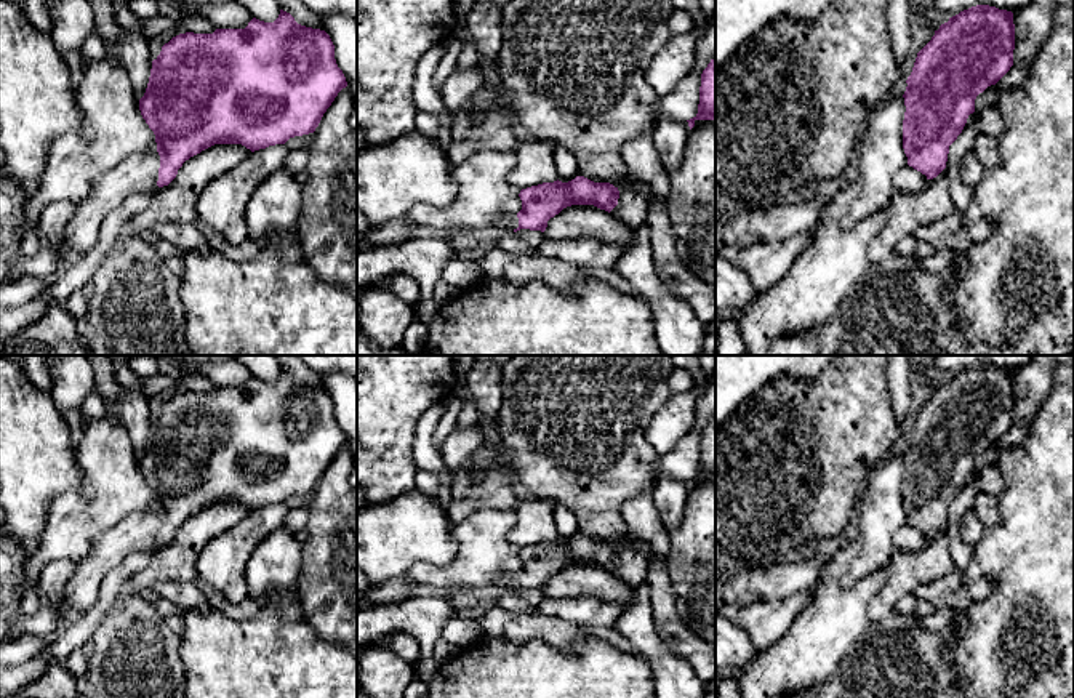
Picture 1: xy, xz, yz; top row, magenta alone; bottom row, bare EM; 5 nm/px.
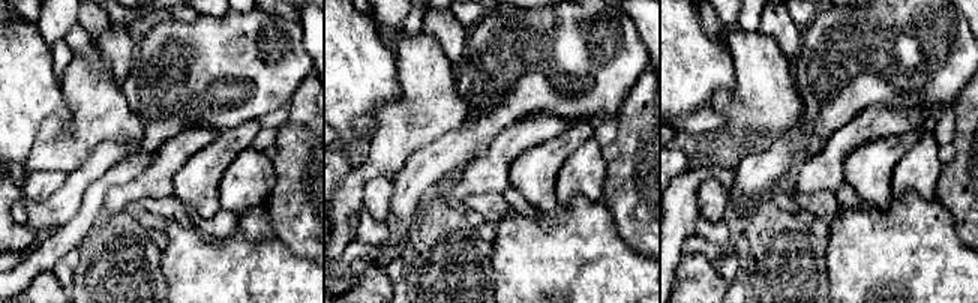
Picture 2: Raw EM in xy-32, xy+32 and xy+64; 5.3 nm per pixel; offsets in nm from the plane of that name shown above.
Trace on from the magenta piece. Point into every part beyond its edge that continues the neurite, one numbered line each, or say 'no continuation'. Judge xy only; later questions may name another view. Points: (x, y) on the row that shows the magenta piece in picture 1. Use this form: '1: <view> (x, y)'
1: xy (138, 173)

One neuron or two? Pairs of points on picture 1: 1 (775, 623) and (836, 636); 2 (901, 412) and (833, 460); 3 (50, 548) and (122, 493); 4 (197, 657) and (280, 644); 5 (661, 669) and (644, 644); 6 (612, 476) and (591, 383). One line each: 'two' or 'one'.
1: two
2: two
3: one
4: one
5: one
6: one

